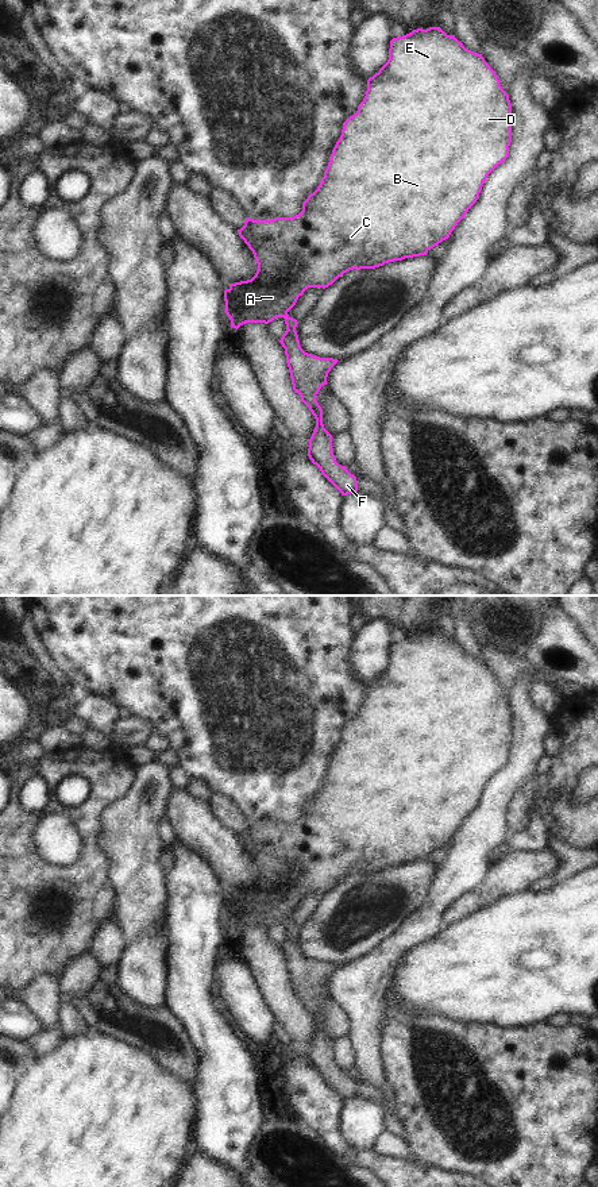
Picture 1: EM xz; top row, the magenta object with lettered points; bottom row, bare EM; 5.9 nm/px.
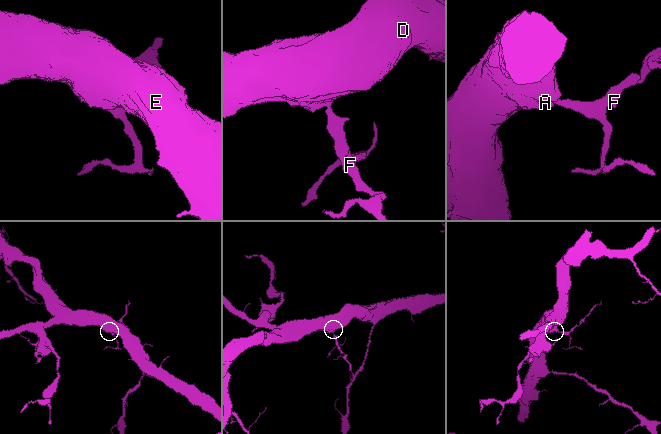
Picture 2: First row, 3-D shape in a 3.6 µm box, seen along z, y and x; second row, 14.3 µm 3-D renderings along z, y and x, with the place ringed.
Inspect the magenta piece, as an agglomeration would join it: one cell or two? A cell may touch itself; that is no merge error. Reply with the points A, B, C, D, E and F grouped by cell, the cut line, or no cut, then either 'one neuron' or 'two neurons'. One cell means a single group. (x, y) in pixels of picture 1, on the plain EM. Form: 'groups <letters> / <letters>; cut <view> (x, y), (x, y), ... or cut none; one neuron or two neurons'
groups A B C D E F; cut none; one neuron

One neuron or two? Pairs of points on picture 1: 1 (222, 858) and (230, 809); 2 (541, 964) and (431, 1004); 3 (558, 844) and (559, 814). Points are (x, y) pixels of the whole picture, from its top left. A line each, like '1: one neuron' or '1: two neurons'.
1: two neurons
2: one neuron
3: two neurons

